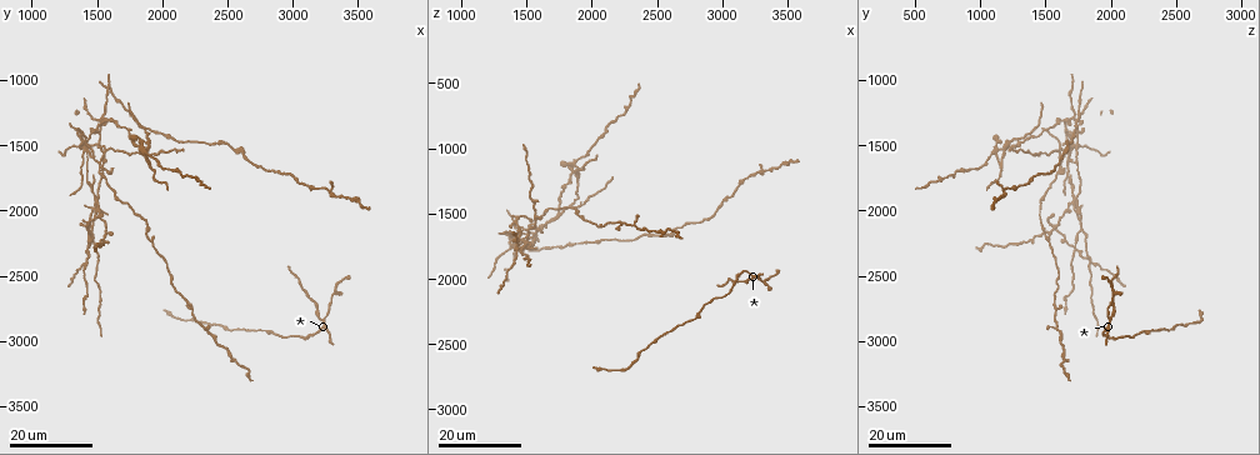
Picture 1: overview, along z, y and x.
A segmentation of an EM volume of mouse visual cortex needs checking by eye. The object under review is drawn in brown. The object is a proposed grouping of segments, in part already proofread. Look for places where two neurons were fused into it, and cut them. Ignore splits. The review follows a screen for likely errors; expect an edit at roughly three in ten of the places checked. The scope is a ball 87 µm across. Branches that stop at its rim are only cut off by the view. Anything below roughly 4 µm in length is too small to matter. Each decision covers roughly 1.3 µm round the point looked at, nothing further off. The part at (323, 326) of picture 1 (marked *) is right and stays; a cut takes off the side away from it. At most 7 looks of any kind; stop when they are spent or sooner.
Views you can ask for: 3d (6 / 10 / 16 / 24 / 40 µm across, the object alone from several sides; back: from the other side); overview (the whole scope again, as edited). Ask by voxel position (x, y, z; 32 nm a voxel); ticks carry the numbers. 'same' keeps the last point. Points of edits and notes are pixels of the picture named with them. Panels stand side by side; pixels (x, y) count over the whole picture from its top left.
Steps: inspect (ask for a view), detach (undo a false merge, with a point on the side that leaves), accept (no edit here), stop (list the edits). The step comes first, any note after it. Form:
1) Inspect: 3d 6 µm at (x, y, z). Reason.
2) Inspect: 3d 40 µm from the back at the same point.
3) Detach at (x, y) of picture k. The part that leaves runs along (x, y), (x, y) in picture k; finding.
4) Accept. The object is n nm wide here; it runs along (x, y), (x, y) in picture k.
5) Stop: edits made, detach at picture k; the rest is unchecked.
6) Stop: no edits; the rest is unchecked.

Inspect: 3d 16 µm at (3160, 2940, 1940). Calibre changes.

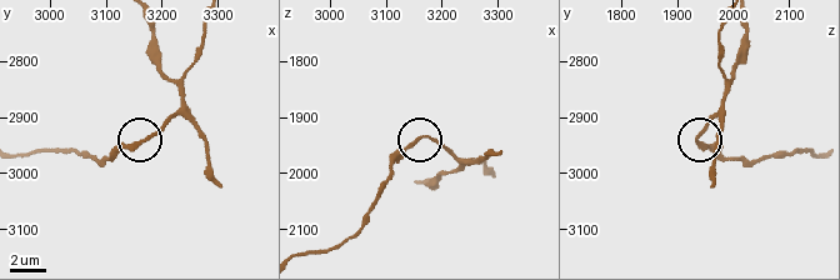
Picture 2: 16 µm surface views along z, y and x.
Inspect: 3d 6 µm at (3160, 2950, 1940). Zoom in.

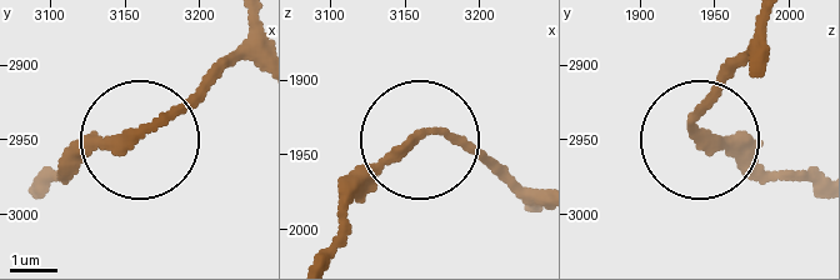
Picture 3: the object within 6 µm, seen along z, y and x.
Accept. It runs along (518, 193), (425, 134), (346, 201) in picture 3; one neuron here.

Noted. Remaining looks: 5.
Inspect: 3d 24 µm at (3240, 2860, 2000). Three arms meet.

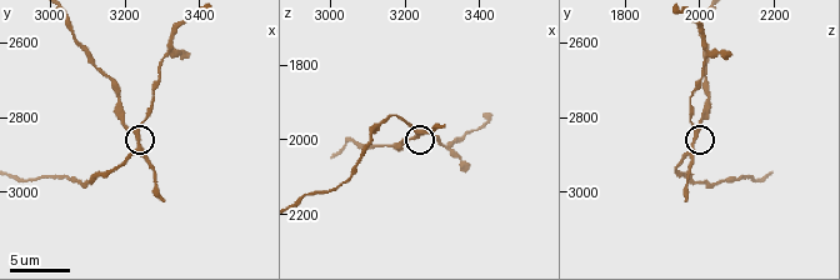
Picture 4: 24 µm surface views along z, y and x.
Inspect: 3d 10 µm at (3230, 2840, 1990).

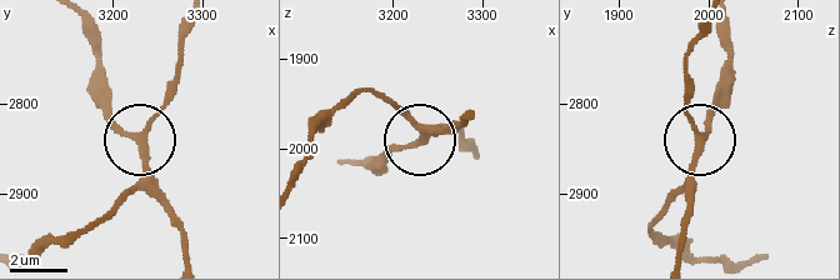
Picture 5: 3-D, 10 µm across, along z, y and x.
Accept. 3 arms meet here; it runs along (140, 179), (140, 130), (179, 83) in picture 5; all the same neuron.

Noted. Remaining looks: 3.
Inspect: 3d 10 µm at (3310, 2640, 2010). Three arms meet.

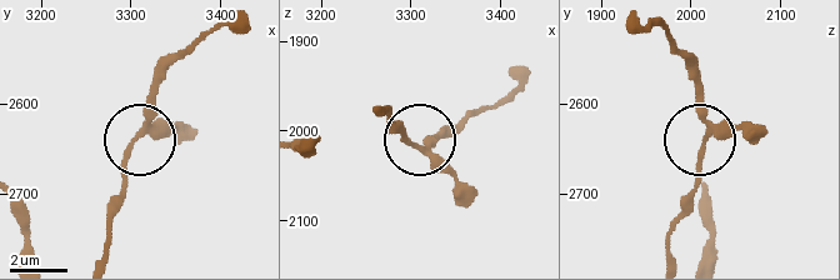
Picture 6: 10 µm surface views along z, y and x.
Inspect: 3d 6 µm at (3305, 2635, 2015).

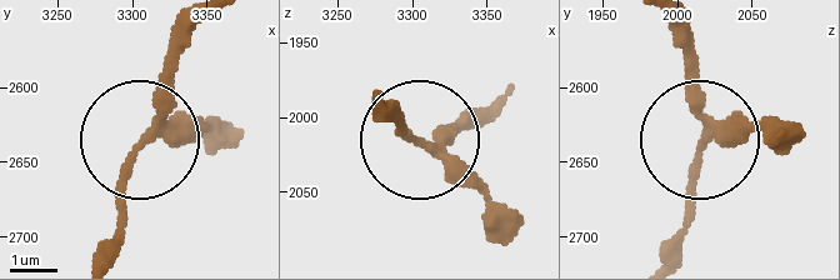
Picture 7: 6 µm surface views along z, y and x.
Accept. 3 arms meet here; one neuron here.

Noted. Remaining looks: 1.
Stop: no edits; the rest is unchecked.

